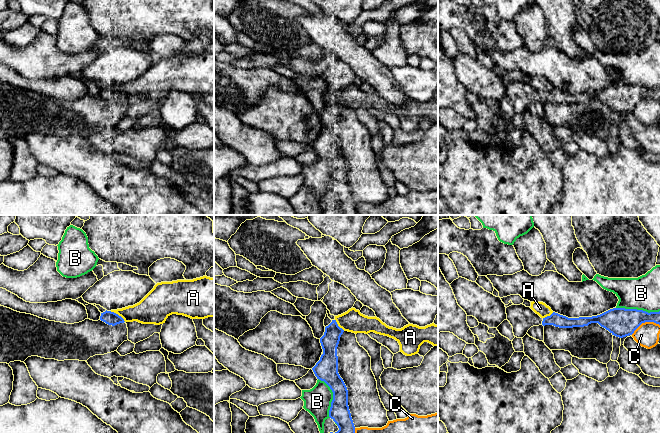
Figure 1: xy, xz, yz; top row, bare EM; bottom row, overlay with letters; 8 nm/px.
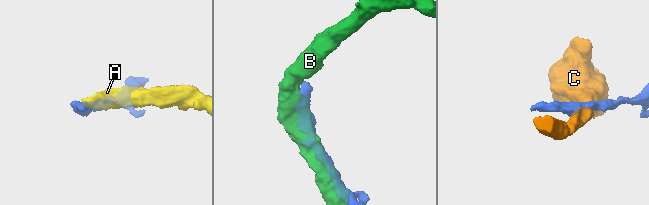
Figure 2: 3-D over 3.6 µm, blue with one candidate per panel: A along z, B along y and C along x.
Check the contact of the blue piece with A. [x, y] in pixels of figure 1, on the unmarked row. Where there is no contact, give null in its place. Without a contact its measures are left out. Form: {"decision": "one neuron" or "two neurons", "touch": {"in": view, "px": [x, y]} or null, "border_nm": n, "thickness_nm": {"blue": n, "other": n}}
{"decision": "two neurons", "touch": {"in": "xy", "px": [117, 90]}, "border_nm": 150, "thickness_nm": {"blue": 110, "other": 200}}

